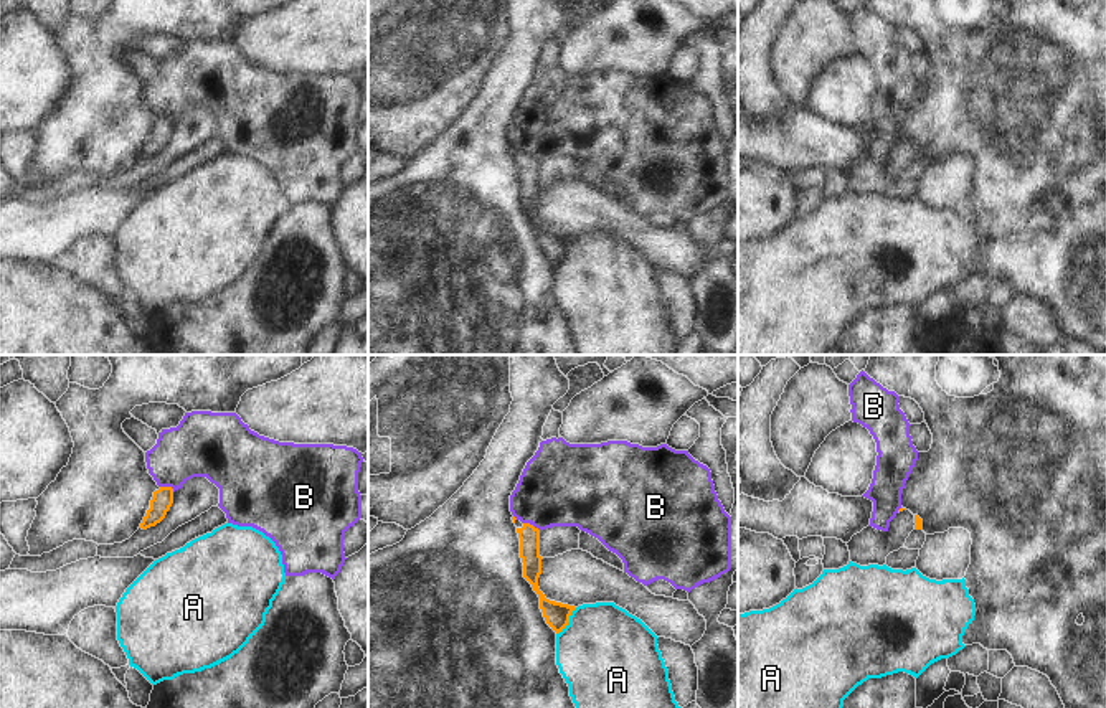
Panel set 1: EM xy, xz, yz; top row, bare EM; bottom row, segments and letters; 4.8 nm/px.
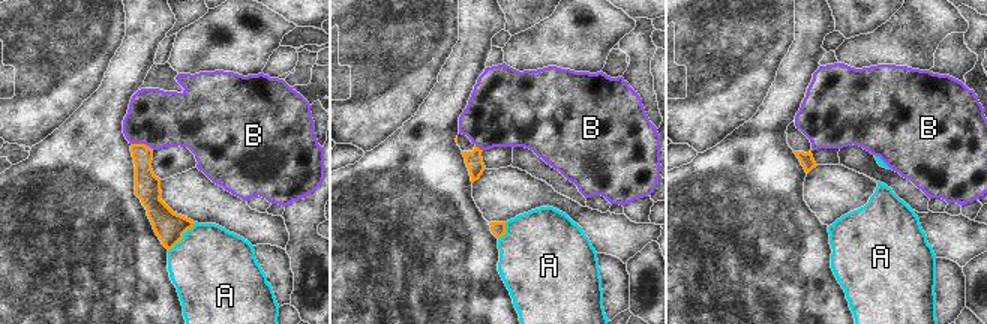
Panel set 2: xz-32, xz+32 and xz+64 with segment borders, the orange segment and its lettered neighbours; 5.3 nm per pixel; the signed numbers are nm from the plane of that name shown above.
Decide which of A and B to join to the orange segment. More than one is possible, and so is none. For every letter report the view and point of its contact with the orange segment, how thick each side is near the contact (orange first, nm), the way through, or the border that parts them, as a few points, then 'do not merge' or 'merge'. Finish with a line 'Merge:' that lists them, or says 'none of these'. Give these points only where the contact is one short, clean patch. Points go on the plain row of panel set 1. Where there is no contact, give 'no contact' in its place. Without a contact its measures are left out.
A: contact xz (568, 251); calibres 120 and 480 nm; do not merge
B: contact xz (532, 155); calibres 100 and 400 nm; border xz (524, 152), (538, 160); do not merge
Merge: none of these

